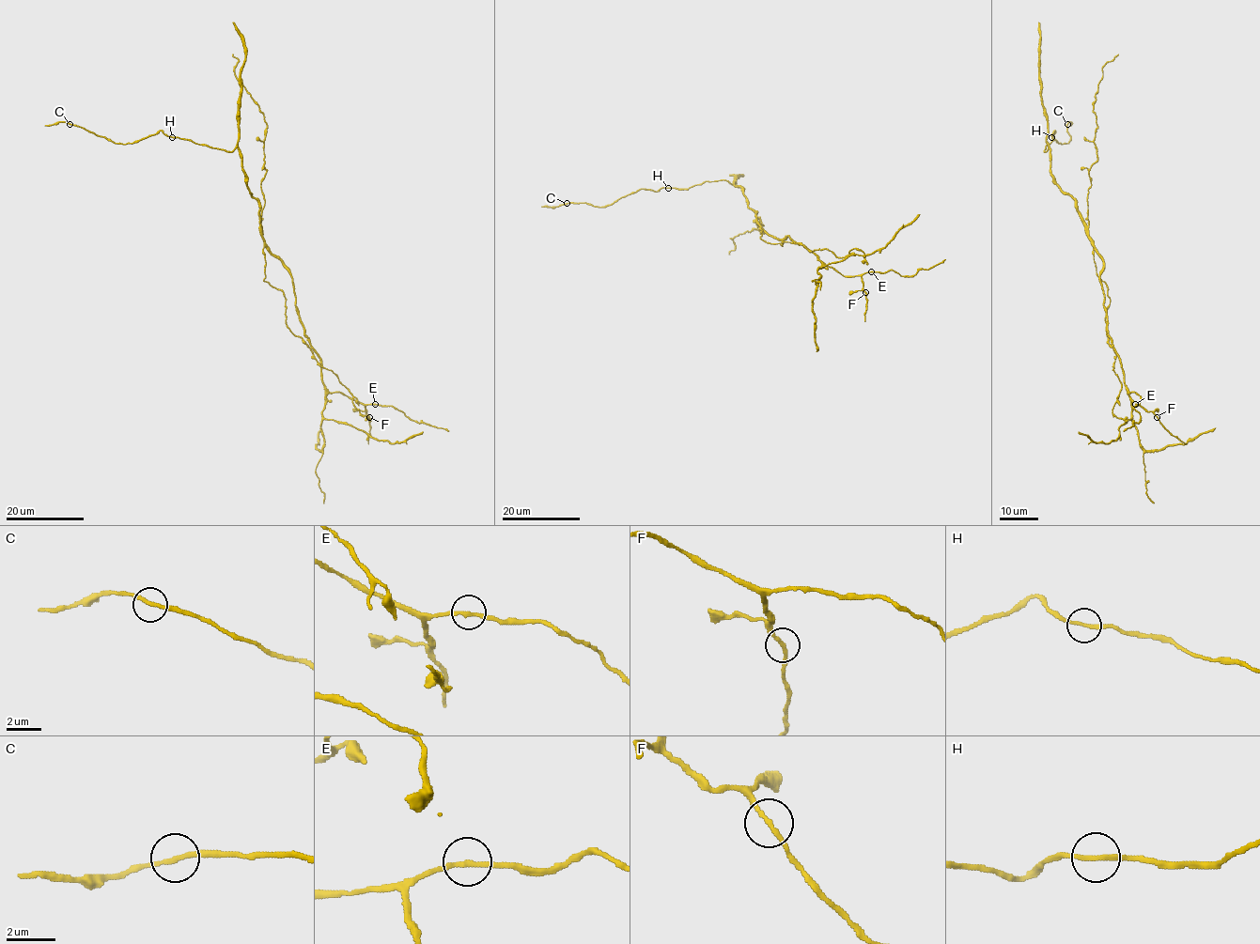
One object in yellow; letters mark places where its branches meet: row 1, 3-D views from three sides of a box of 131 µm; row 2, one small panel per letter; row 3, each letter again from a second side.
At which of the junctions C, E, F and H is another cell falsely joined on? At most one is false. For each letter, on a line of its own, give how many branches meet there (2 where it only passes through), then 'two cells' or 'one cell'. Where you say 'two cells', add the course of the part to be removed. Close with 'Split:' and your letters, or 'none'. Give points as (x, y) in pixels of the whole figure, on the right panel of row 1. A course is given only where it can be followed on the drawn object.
C: 2 | one cell
E: 2 | one cell
F: 2 | two cells | (1157, 416), (1174, 436), (1185, 443)
H: 2 | one cell
Split: F

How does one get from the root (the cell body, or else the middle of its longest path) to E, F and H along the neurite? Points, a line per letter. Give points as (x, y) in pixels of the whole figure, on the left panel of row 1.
E: (265, 241), (292, 279), (299, 319), (319, 358), (324, 387), (364, 404), (375, 404)
F: (265, 241), (292, 279), (299, 319), (319, 358), (324, 387), (360, 402), (368, 416)
H: (265, 241), (259, 203), (246, 184), (240, 150), (237, 147), (231, 151), (214, 148), (172, 137)

